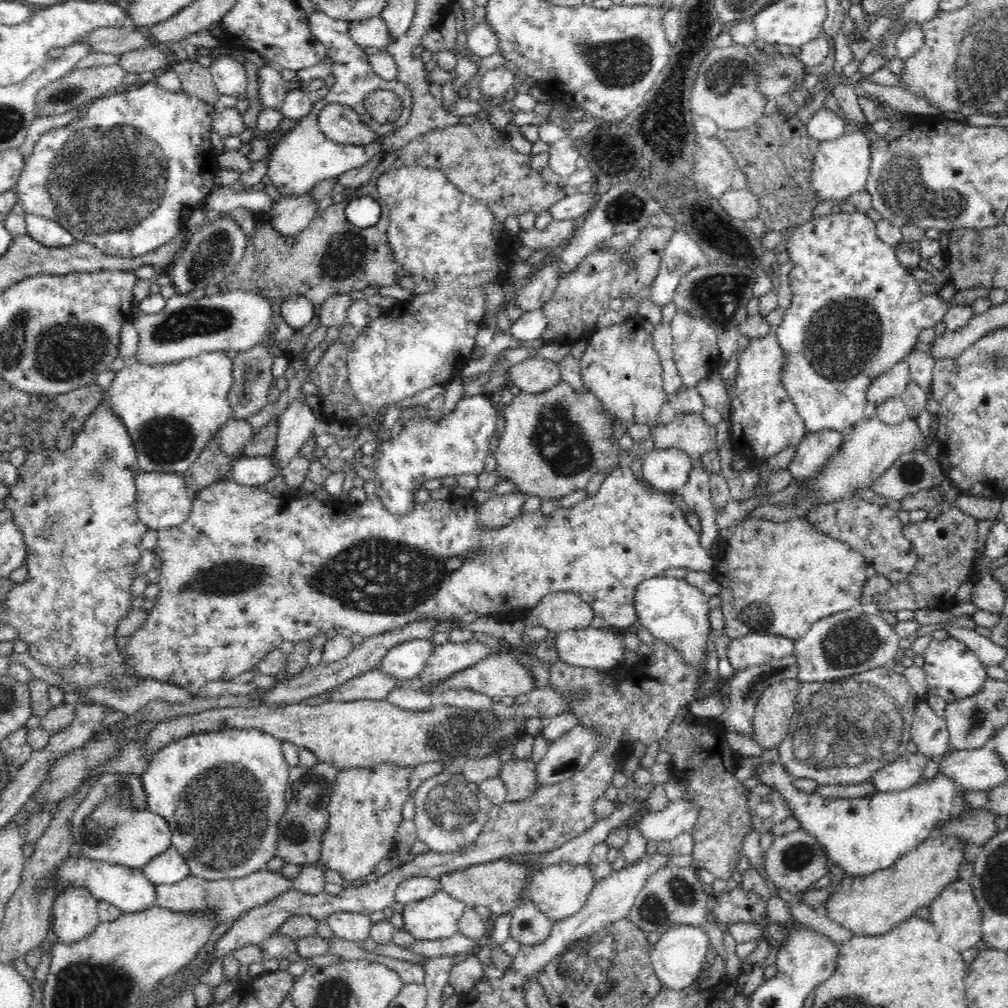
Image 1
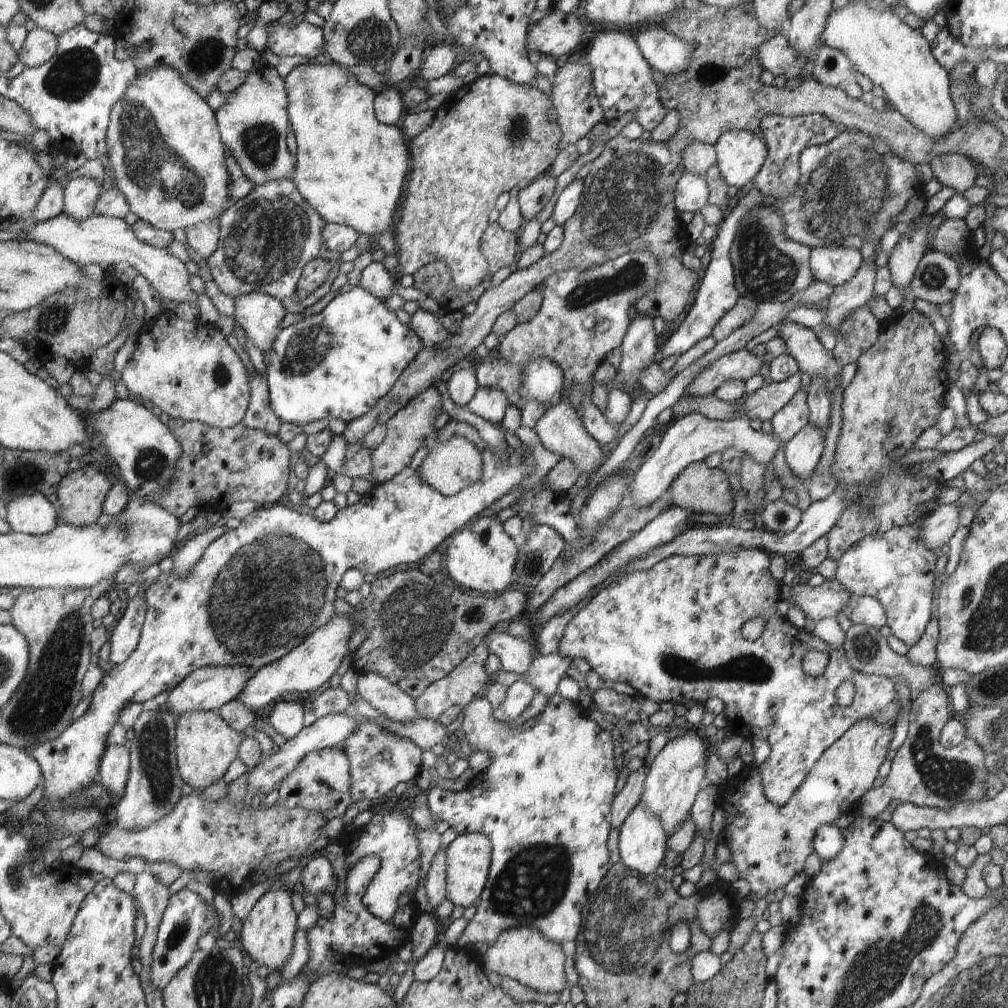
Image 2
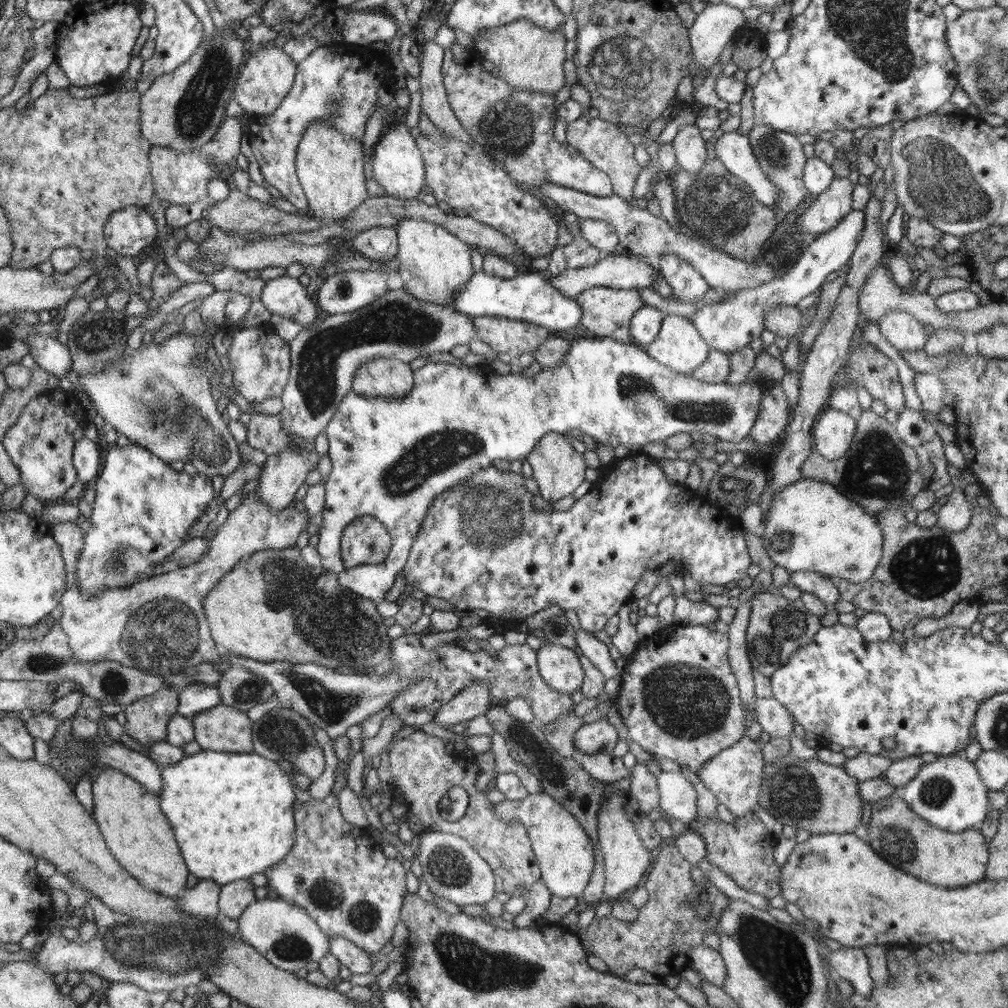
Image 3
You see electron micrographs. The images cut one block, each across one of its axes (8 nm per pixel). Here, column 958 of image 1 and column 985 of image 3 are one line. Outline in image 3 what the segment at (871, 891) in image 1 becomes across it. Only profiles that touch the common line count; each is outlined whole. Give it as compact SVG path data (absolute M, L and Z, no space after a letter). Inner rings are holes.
M902 788L871 803L871 818L867 823L870 847L890 865L924 879L936 886L965 887L985 880L989 862L989 843L978 828L956 833L942 830L920 818L904 802Z

